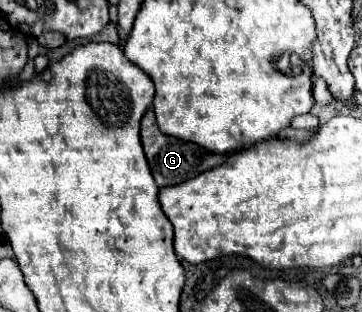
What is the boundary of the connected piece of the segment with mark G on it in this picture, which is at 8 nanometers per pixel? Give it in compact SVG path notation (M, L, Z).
M151 108L145 112L145 116L141 120L141 144L143 144L147 162L151 166L153 178L155 178L155 182L157 182L159 188L181 184L181 182L191 180L193 176L197 176L197 174L213 168L213 166L219 166L221 160L225 162L225 156L223 154L213 154L213 152L207 152L205 148L199 148L197 144L191 144L191 142L185 142L185 140L179 140L179 138L173 138L173 136L163 134L157 128L155 114L153 114Z

